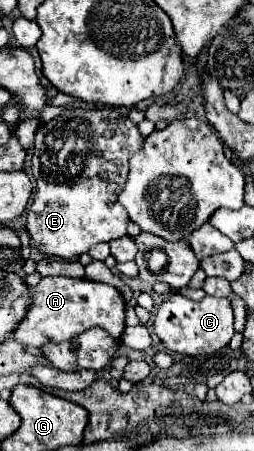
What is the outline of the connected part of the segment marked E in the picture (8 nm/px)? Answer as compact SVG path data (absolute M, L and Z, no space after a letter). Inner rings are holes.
M66 108L58 118L40 124L36 130L34 152L32 152L32 174L36 178L36 194L26 212L26 230L30 234L32 246L38 248L46 258L54 260L74 260L86 254L92 246L100 242L114 240L126 234L130 222L128 212L118 204L116 196L122 192L128 180L128 160L138 148L142 148L144 138L140 136L136 124L132 124L116 108Z

